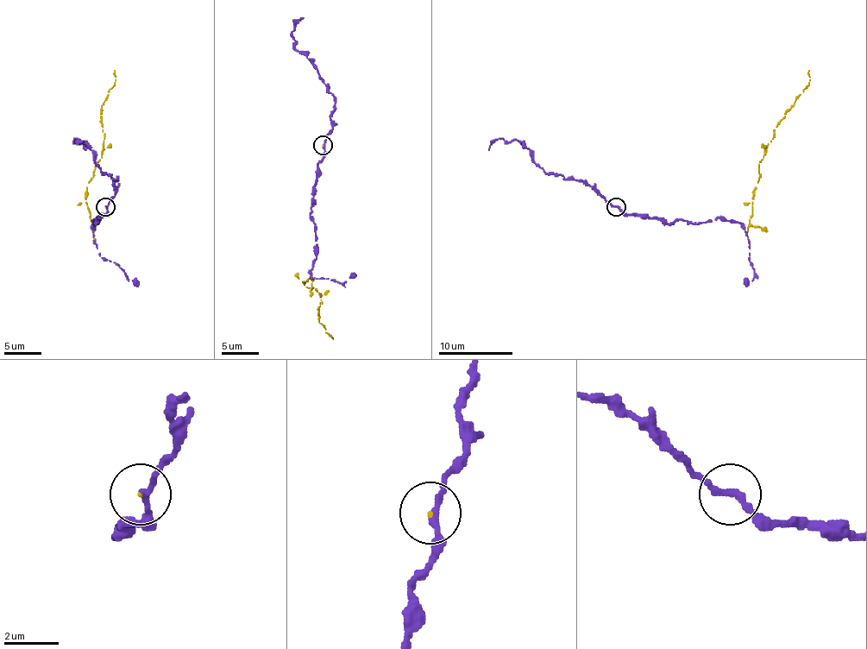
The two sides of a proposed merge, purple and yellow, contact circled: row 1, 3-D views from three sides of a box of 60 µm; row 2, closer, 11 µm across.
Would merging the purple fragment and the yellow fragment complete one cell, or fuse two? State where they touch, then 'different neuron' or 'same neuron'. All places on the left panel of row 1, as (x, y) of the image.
(105, 206) | different neuron

